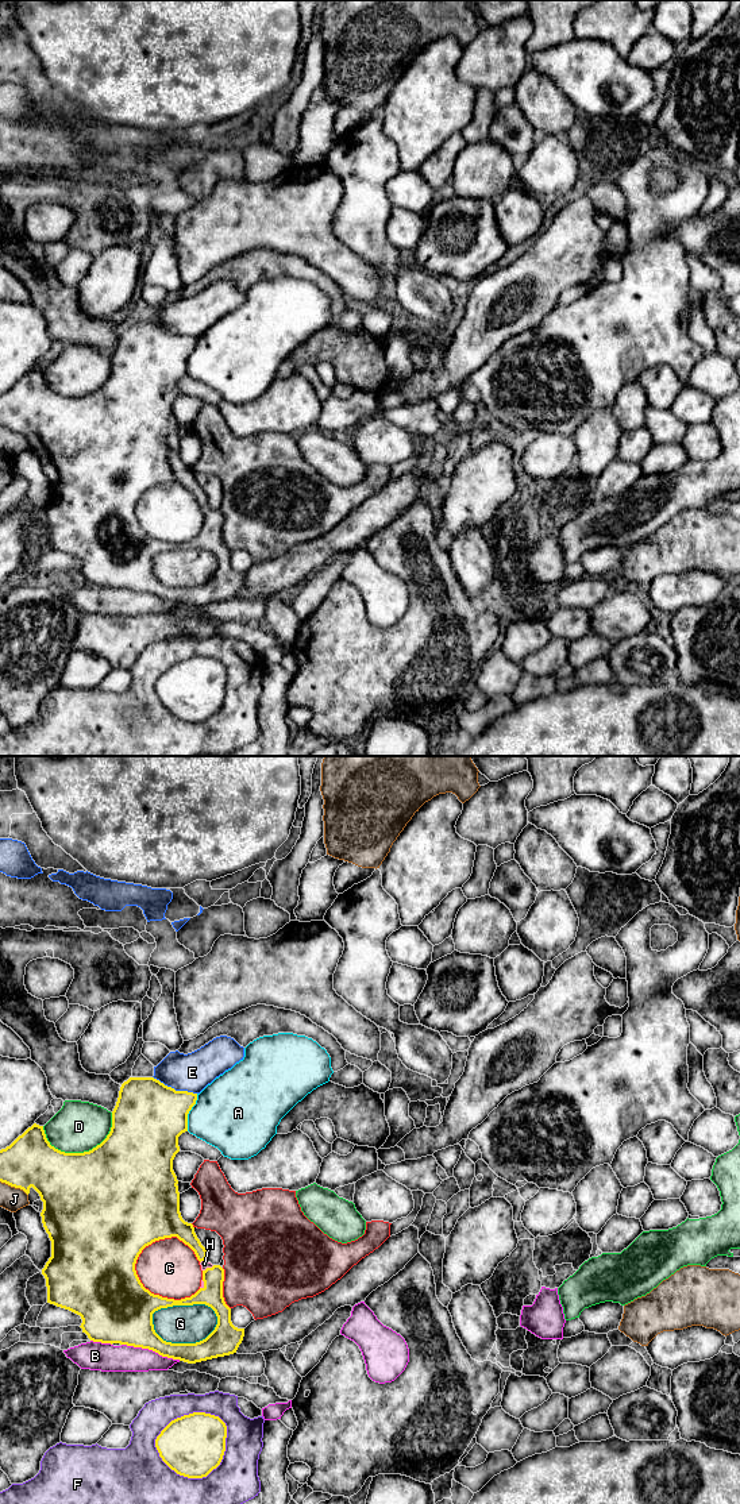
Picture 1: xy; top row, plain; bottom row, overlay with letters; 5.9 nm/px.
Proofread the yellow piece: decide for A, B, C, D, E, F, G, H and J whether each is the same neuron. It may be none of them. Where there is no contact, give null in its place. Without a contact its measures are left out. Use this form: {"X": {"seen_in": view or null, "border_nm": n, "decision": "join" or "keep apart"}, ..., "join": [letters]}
{"A": {"seen_in": "xy", "border_nm": 240, "decision": "keep apart"}, "B": {"seen_in": "xy", "border_nm": 360, "decision": "keep apart"}, "C": {"seen_in": "xy", "border_nm": 420, "decision": "keep apart"}, "D": {"seen_in": "xy", "border_nm": 440, "decision": "keep apart"}, "E": {"seen_in": "xy", "border_nm": 280, "decision": "keep apart"}, "F": {"seen_in": "xy", "border_nm": 460, "decision": "keep apart"}, "G": {"seen_in": "xy", "border_nm": 400, "decision": "keep apart"}, "H": {"seen_in": "xy", "border_nm": 80, "decision": "join"}, "J": {"seen_in": "xy", "border_nm": 190, "decision": "keep apart"}, "join": ["H"]}

